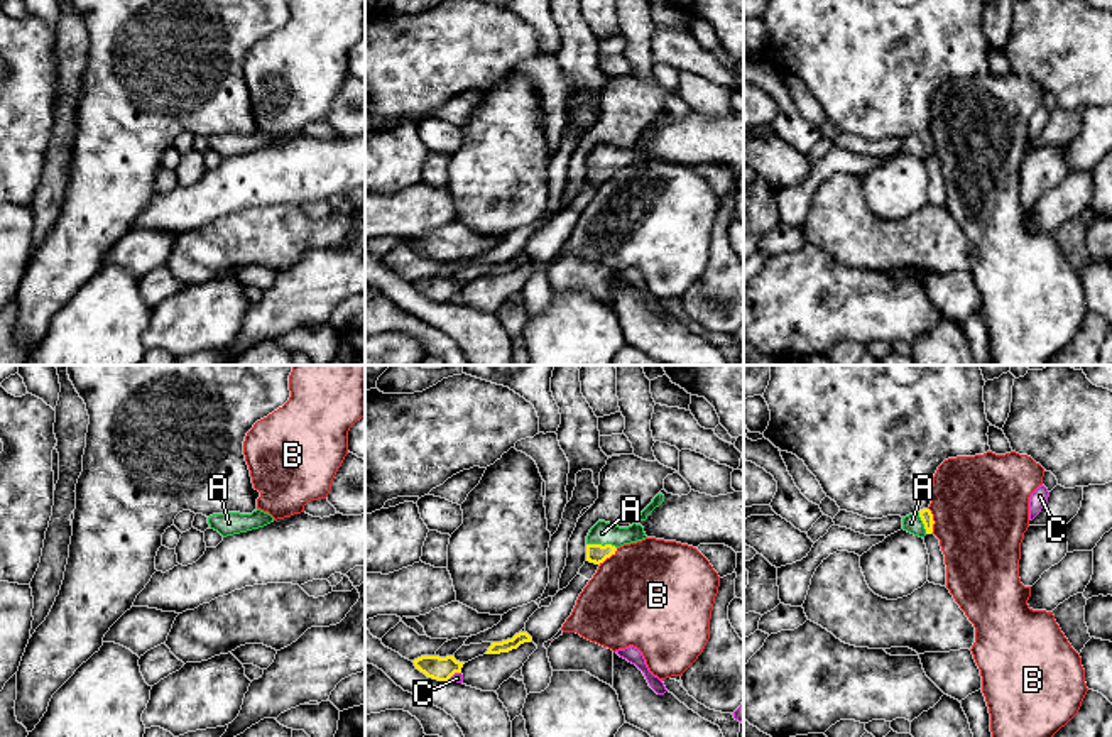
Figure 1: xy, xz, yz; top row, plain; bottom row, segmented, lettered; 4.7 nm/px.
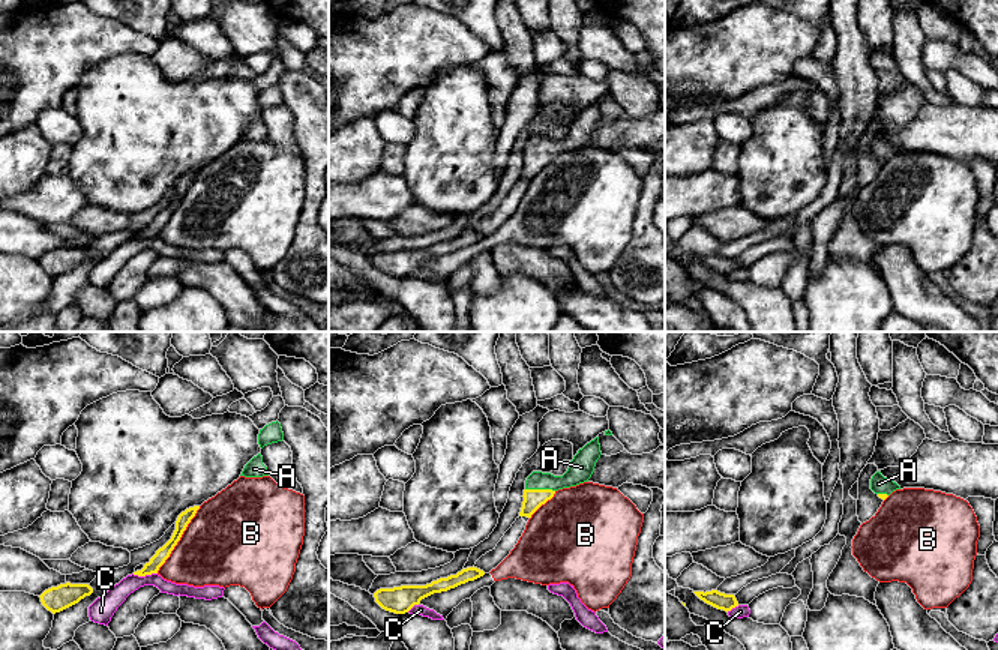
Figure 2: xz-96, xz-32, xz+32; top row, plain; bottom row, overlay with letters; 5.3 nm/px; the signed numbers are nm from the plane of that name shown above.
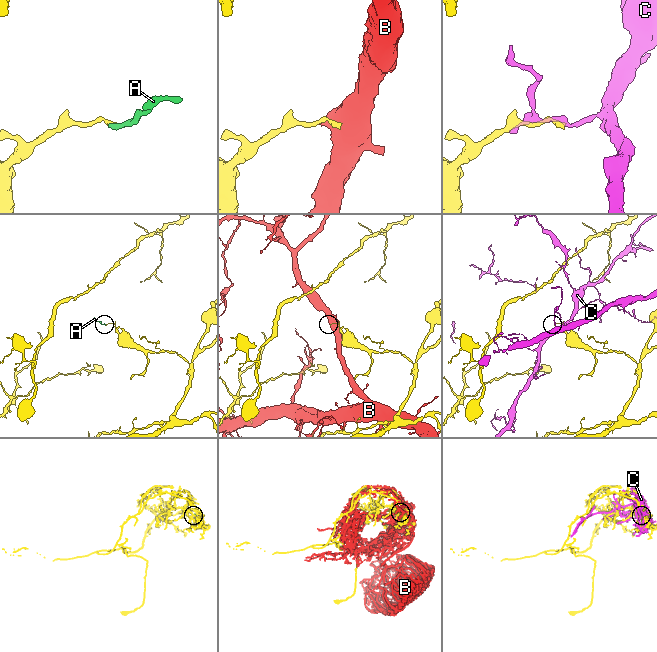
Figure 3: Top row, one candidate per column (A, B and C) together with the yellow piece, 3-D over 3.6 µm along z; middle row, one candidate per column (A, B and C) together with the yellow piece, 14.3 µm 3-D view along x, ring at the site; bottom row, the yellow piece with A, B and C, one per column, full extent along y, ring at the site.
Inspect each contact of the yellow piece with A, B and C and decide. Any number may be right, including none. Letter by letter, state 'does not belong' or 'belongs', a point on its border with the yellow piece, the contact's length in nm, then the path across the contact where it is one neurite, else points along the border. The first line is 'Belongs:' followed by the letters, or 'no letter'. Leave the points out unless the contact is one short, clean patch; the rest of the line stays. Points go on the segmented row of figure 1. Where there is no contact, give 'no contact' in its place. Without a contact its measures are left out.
Belongs: A
A: belongs | xz (600, 545) | 150 nm | across xz (595, 553), (600, 545), (602, 533)
B: does not belong | yz (932, 519) | 120 nm
C: does not belong | xz (453, 673) | 80 nm

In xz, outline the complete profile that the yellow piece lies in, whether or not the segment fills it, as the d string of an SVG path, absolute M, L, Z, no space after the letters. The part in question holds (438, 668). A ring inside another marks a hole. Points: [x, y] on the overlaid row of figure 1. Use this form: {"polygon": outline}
{"polygon": "M421 656L412 661L416 669L424 673L428 678L438 681L448 681L455 673L461 673L465 663L455 659L455 656Z"}

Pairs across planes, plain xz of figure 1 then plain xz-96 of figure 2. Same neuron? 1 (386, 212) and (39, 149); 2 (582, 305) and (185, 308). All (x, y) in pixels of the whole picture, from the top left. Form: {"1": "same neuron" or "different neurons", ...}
{"1": "different neurons", "2": "same neuron"}

